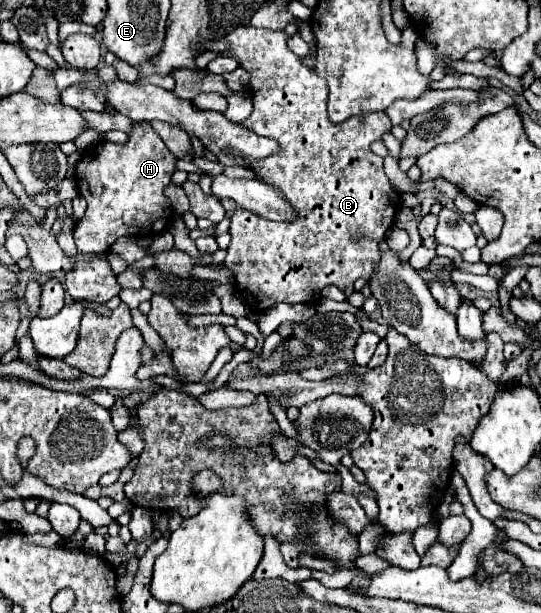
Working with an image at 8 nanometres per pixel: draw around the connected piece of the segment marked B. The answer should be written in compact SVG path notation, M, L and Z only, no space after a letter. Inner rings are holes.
M243 25L229 35L211 41L207 49L239 59L241 67L249 71L253 113L247 121L243 121L243 125L253 129L257 135L277 139L281 145L279 153L259 161L253 171L267 185L281 189L299 213L299 219L293 223L275 223L237 207L229 229L231 245L223 265L233 271L235 287L247 301L249 309L263 313L265 309L271 309L279 303L317 303L321 291L329 285L345 289L359 277L369 279L375 271L375 263L379 261L379 241L385 239L385 233L393 225L399 205L399 193L391 187L387 175L383 173L383 159L369 149L373 141L391 131L389 117L385 113L365 113L353 116L339 125L331 123L327 117L327 83L315 73L315 69L305 67L299 57L287 49L285 31L255 29L251 25ZM357 233L363 237L353 241Z

